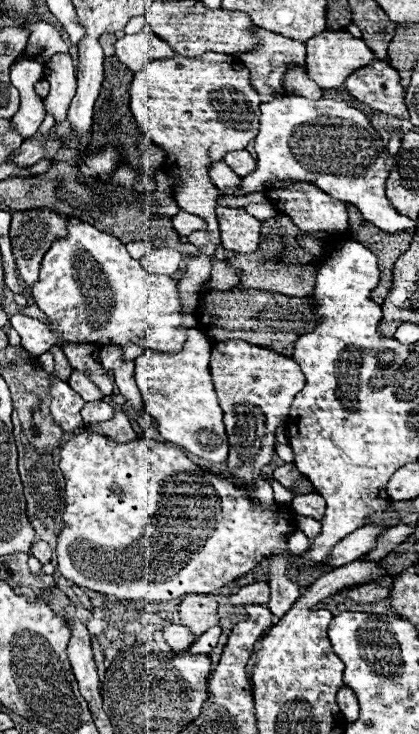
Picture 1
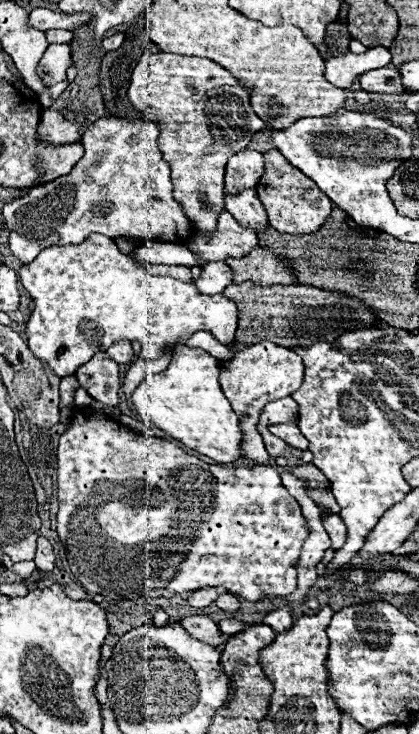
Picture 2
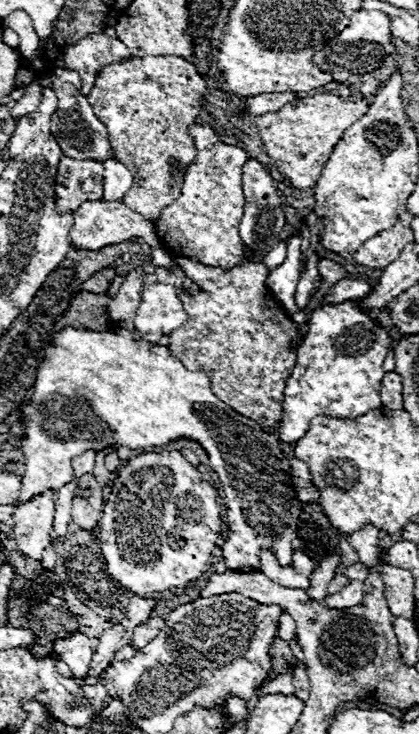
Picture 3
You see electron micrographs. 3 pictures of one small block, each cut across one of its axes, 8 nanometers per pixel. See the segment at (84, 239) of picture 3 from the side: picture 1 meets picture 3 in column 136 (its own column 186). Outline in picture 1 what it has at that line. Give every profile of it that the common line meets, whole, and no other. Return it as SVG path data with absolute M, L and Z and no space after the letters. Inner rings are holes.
M182 210L172 218L172 224L174 224L174 230L176 230L180 236L190 236L192 232L204 228L204 222L202 222L198 216L192 216L192 214L182 212Z

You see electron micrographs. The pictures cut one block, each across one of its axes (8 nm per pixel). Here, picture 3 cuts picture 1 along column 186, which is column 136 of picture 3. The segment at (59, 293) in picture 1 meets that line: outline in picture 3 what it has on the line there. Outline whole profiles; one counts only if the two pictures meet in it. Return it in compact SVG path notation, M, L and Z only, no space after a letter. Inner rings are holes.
M146 284L142 300L134 316L134 328L144 340L156 344L164 334L180 328L186 322L184 306L178 298L178 288L170 284Z

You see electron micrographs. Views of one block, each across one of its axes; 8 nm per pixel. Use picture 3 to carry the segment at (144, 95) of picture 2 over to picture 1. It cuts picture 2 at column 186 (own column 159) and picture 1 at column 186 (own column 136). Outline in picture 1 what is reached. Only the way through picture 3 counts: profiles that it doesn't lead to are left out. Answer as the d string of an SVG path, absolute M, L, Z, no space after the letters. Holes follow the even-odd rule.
M206 52L196 58L182 58L172 56L168 60L154 60L152 64L146 64L142 72L138 72L130 86L130 110L136 116L136 122L140 130L166 152L166 162L162 168L168 168L168 172L176 172L180 178L180 188L174 192L174 200L178 202L180 210L188 214L196 214L208 224L208 228L188 236L188 242L198 248L198 254L194 254L188 260L184 276L178 280L180 286L180 300L184 308L194 308L198 304L198 286L210 278L212 270L212 256L216 246L220 244L220 230L216 220L216 198L222 194L210 180L210 168L216 160L222 160L228 152L246 148L250 140L256 138L258 122L260 122L260 94L250 86L250 72L228 54L216 54Z

